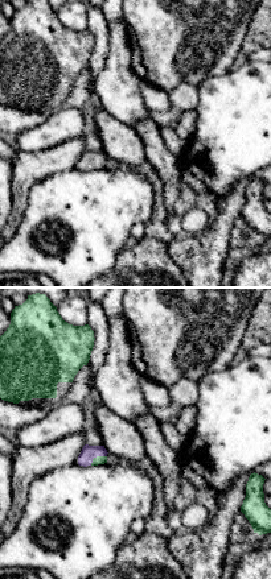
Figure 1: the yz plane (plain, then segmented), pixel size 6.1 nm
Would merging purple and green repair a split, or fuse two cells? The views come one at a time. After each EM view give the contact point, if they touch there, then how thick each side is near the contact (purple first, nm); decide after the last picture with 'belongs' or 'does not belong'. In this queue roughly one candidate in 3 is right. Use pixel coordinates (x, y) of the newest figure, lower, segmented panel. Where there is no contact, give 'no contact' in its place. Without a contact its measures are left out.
meets purple at (97, 455); 90 nm thick on the purple side, 50 nm on the other

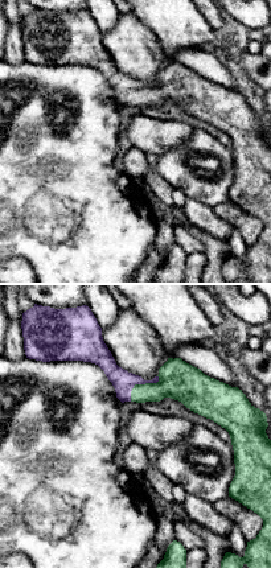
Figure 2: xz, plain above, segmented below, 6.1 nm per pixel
meets purple at (140, 383); 140 nm thick on the purple side, 240 nm on the other

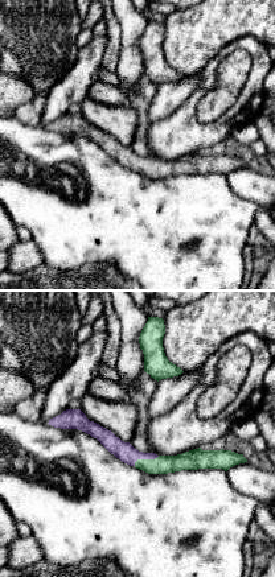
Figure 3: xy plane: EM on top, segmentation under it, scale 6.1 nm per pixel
meets purple at (146, 458); 110 nm thick on the purple side, 110 nm on the other

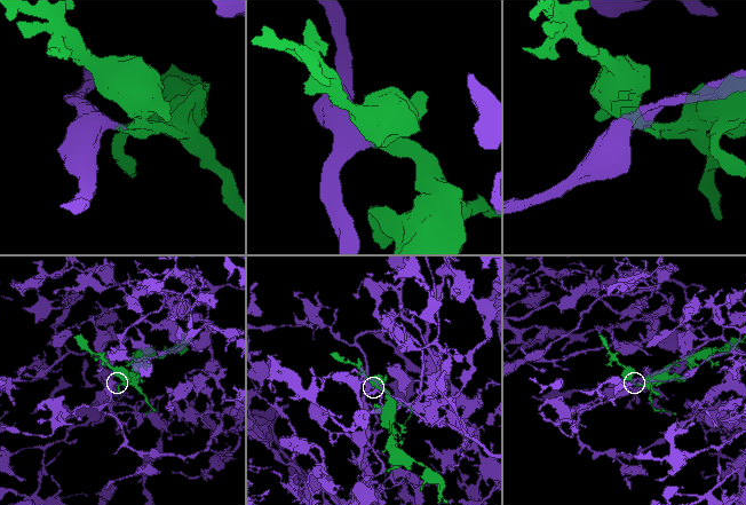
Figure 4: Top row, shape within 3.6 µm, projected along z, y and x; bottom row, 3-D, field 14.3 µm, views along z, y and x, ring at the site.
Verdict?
belongs

